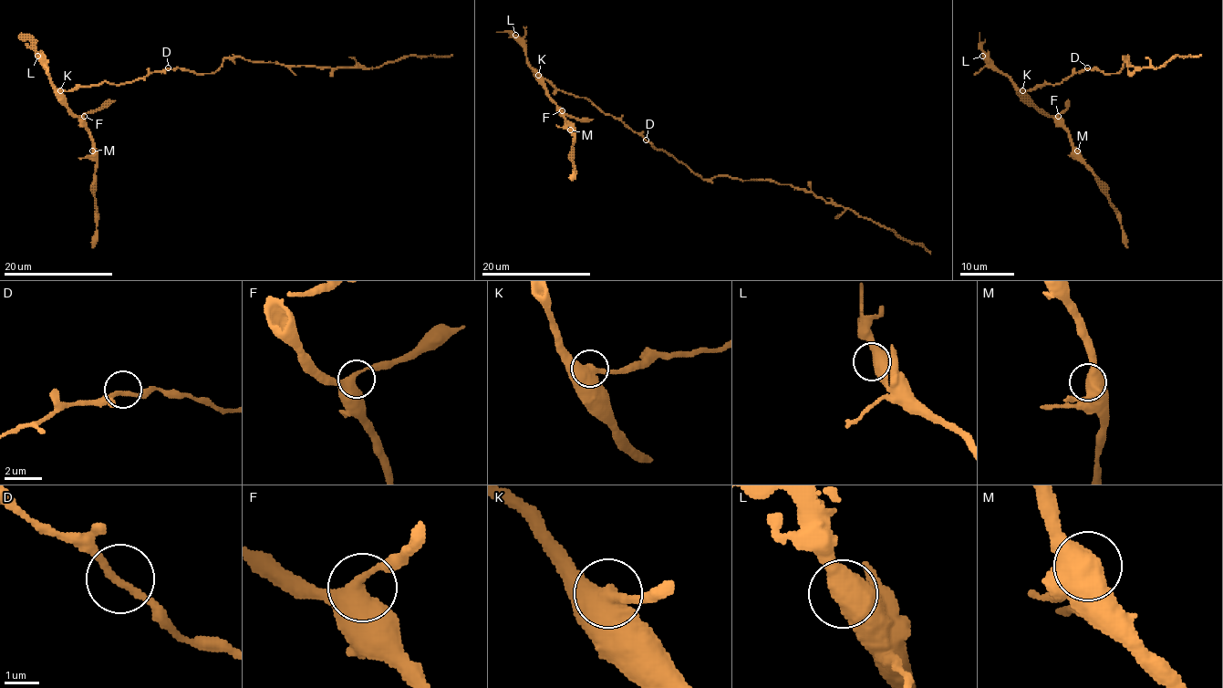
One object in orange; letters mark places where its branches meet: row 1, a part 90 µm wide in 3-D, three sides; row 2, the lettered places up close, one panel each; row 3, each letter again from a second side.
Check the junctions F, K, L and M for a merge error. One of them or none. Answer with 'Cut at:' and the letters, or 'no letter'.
Cut at: K

